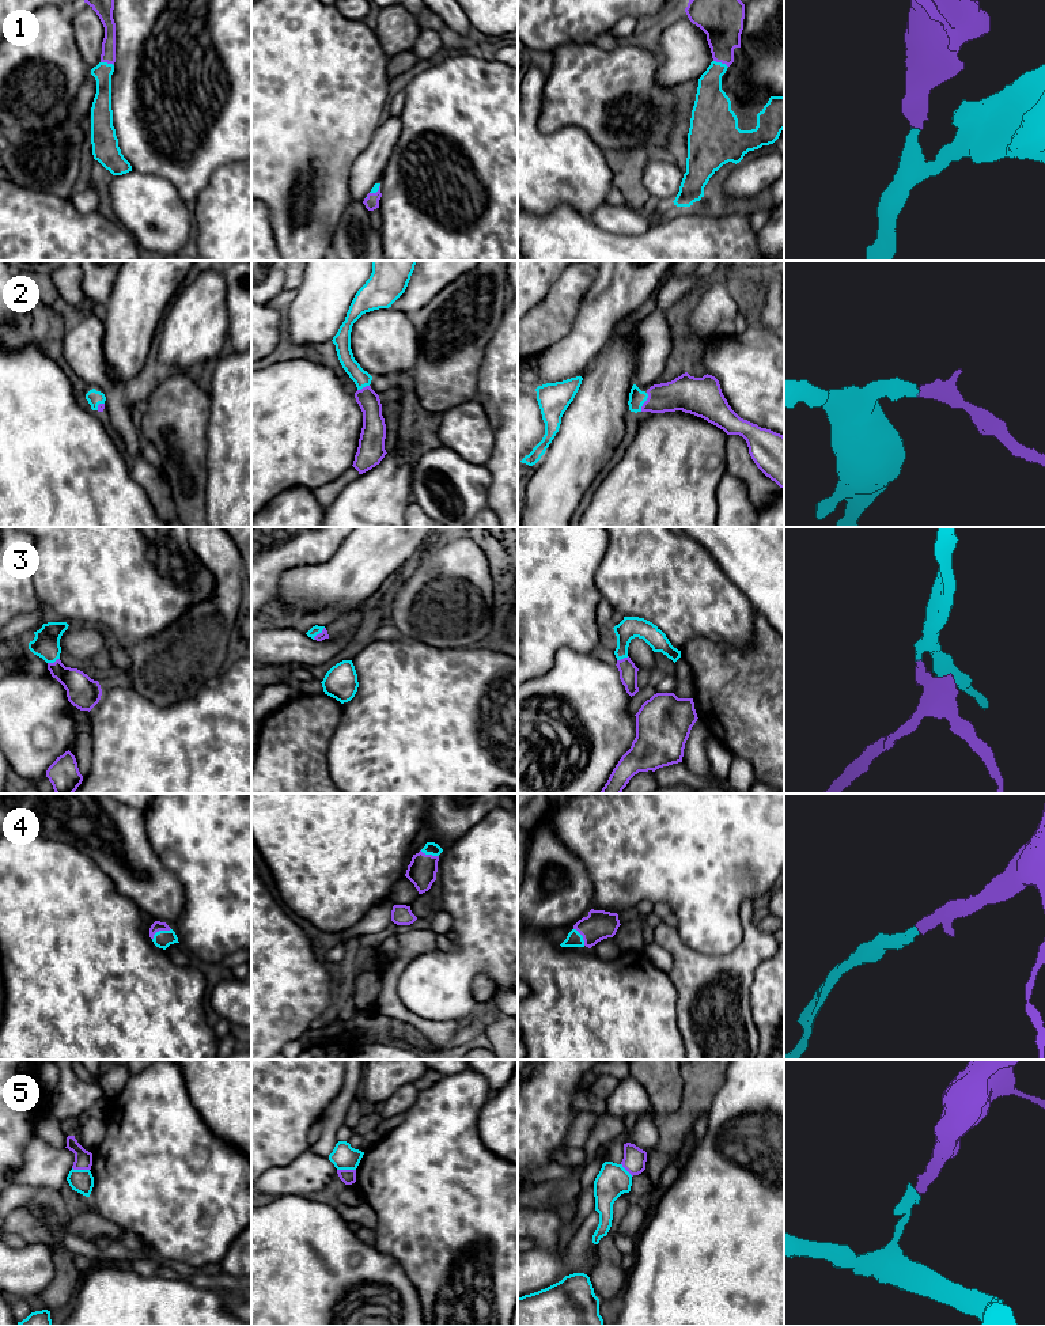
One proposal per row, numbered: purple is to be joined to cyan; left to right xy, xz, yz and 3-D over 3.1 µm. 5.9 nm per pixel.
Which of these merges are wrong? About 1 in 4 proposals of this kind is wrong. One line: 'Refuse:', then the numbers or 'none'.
Refuse: 5

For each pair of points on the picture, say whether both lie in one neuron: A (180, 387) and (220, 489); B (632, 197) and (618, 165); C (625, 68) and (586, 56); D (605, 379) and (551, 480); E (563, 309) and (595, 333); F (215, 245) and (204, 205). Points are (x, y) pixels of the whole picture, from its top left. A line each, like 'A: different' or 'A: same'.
A: different
B: same
C: same
D: same
E: different
F: same

